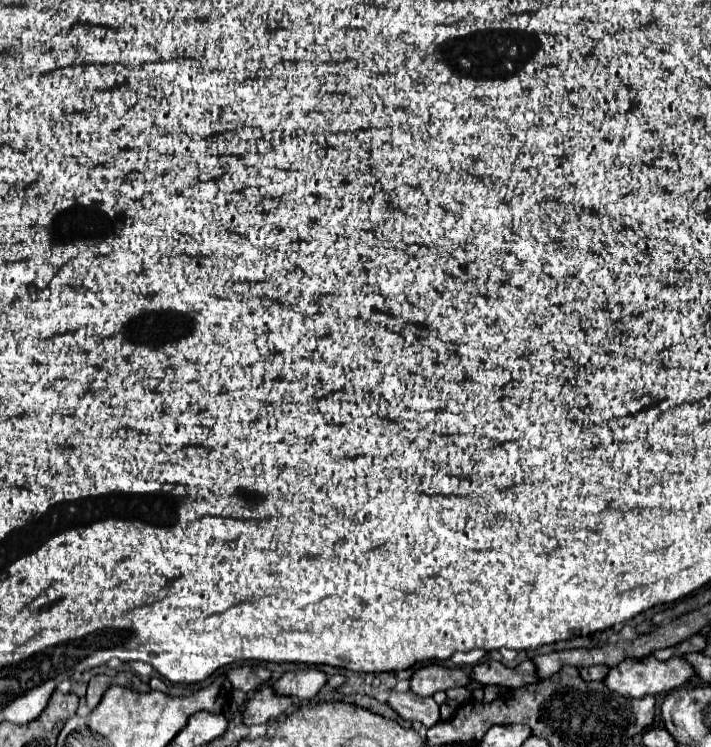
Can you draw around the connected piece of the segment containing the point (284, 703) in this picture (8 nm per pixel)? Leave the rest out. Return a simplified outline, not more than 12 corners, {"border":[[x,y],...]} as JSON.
{"border":[[272,685],[260,687],[246,703],[244,723],[266,723],[294,703]]}

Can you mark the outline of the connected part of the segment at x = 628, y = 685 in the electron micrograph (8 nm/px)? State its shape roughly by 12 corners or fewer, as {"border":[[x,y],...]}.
{"border":[[624,659],[604,683],[626,697],[670,693],[694,675],[682,659]]}

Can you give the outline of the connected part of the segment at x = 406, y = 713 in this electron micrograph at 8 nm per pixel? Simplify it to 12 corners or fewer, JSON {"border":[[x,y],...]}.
{"border":[[390,691],[388,705],[410,721],[432,727],[438,703],[410,691]]}

